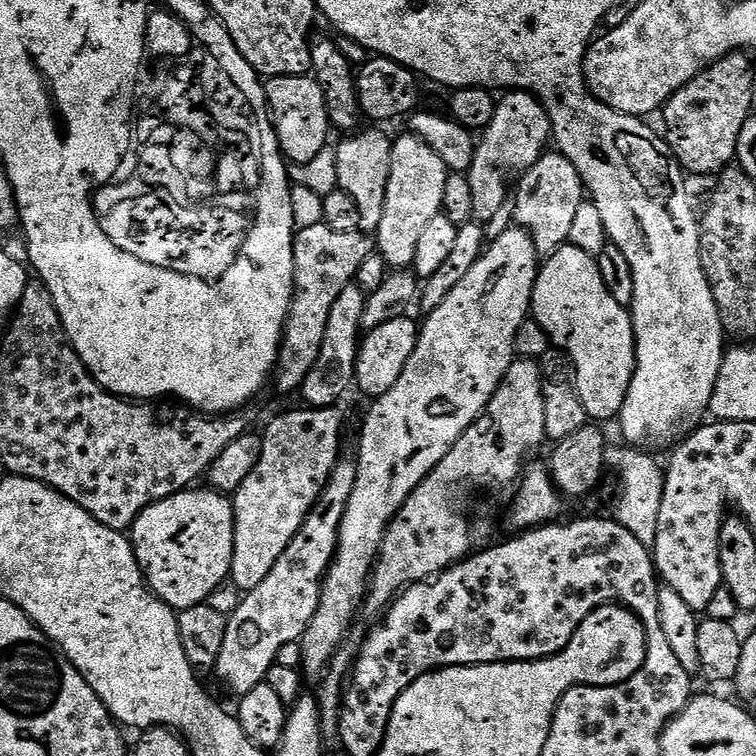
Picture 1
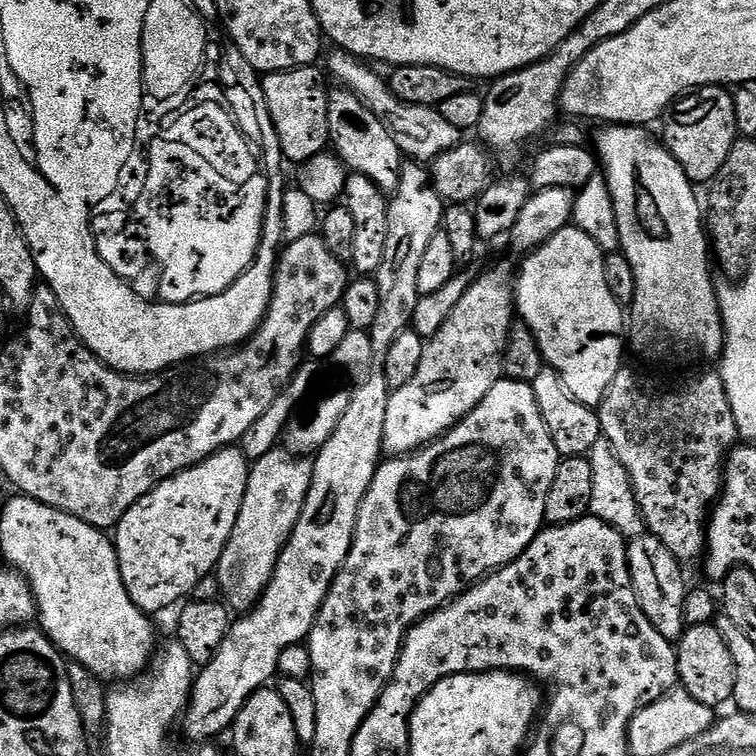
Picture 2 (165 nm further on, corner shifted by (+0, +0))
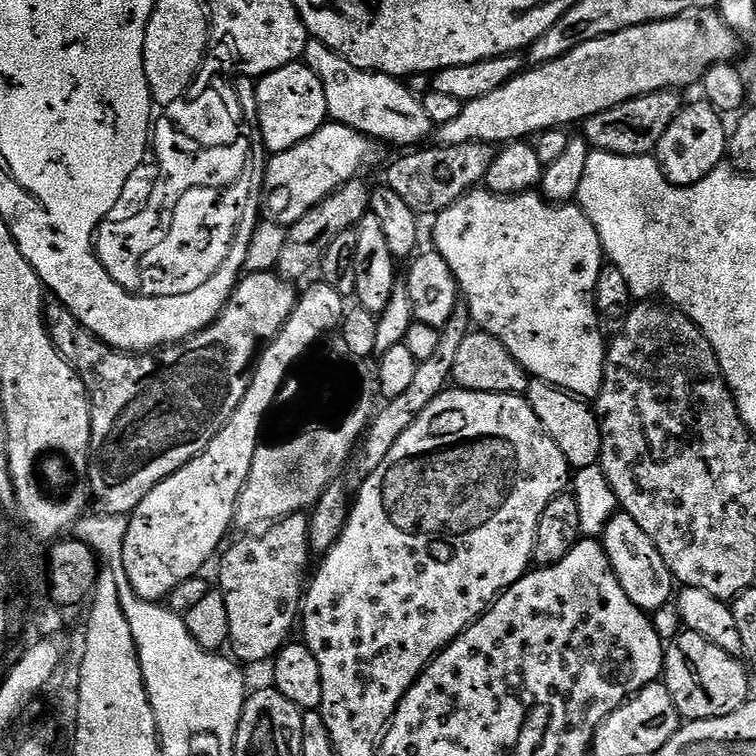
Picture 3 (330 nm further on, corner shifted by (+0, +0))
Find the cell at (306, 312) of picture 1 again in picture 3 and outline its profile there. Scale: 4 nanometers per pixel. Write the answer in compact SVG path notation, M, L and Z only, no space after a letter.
M279 271L250 272L241 275L215 324L203 328L178 344L166 344L151 352L124 352L95 336L57 296L49 295L44 319L56 349L72 361L73 368L88 387L92 403L92 450L88 453L88 483L93 501L101 504L103 515L131 514L170 474L200 456L238 410L252 381L252 369L267 344L280 333L294 312L298 288Z

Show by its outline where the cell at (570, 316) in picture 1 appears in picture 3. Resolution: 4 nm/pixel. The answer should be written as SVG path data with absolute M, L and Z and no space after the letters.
M473 190L465 194L458 202L454 202L445 212L435 217L436 225L432 228L432 240L435 251L446 258L450 270L454 274L456 283L460 285L463 299L468 305L468 314L471 323L481 332L489 332L498 338L514 354L516 361L528 371L529 377L545 380L554 386L566 389L573 396L579 396L589 402L595 401L600 393L600 387L604 381L604 357L606 355L606 336L600 329L602 317L596 310L596 287L598 286L598 274L606 263L604 248L600 245L600 235L592 220L586 218L586 214L575 202L549 202L543 195L535 191L519 194L501 194L487 190Z

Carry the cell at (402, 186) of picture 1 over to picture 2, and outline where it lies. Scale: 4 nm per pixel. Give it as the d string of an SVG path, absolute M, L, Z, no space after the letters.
M416 162L405 163L400 169L400 185L398 190L391 193L388 202L388 233L386 234L386 254L382 258L382 266L378 266L375 279L378 282L378 294L382 294L382 306L378 310L378 319L370 329L373 342L373 370L370 372L370 380L355 385L351 389L352 397L350 406L346 406L346 414L334 426L334 434L315 453L312 465L314 466L314 478L310 482L310 494L306 494L306 502L302 506L302 514L282 550L282 554L276 563L274 574L266 586L255 608L251 612L241 615L233 623L231 630L226 634L226 642L218 646L218 654L209 664L199 669L192 685L192 697L188 700L188 706L184 709L182 725L184 732L196 742L212 742L215 736L220 736L231 729L232 723L238 718L242 706L260 688L269 683L271 676L277 675L278 657L286 646L294 646L307 641L310 630L322 610L322 602L326 602L326 594L338 574L338 570L346 562L346 554L350 554L350 546L354 538L354 530L358 522L358 510L366 498L368 488L376 469L382 463L384 451L384 431L386 430L386 406L390 389L386 382L386 350L398 338L398 334L409 331L412 327L414 310L421 298L418 290L418 270L426 255L426 246L430 246L430 238L441 231L446 209L445 201L433 190L430 183L430 172L427 167Z

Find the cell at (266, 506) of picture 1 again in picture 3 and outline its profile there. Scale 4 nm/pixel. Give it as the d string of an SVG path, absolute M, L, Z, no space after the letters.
M295 512L265 527L264 536L244 534L237 544L229 543L223 549L219 557L218 590L226 598L226 615L230 617L228 644L237 661L245 660L248 664L271 661L291 637L288 635L292 627L295 624L297 627L306 591L304 571L310 557L308 522L304 512Z

